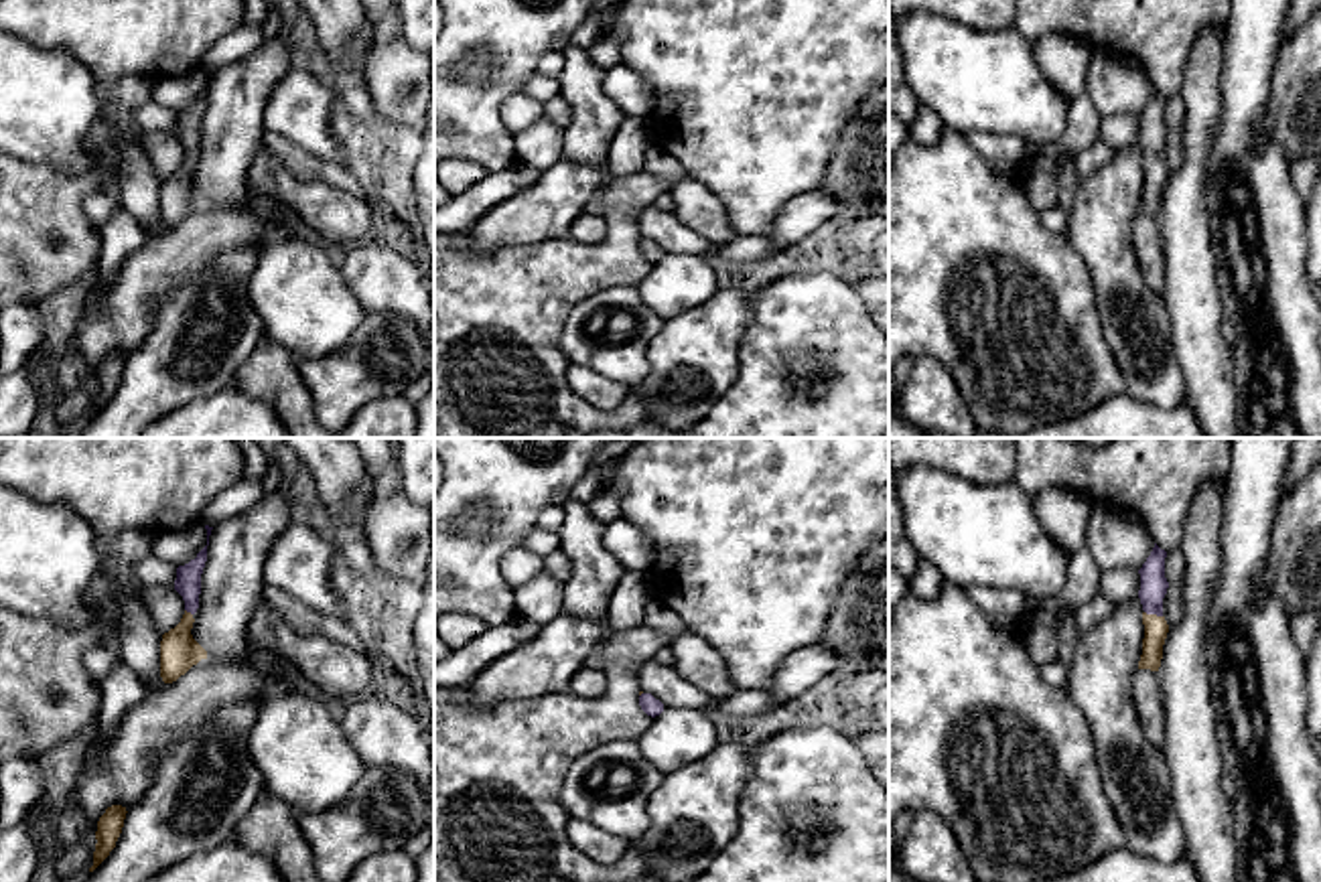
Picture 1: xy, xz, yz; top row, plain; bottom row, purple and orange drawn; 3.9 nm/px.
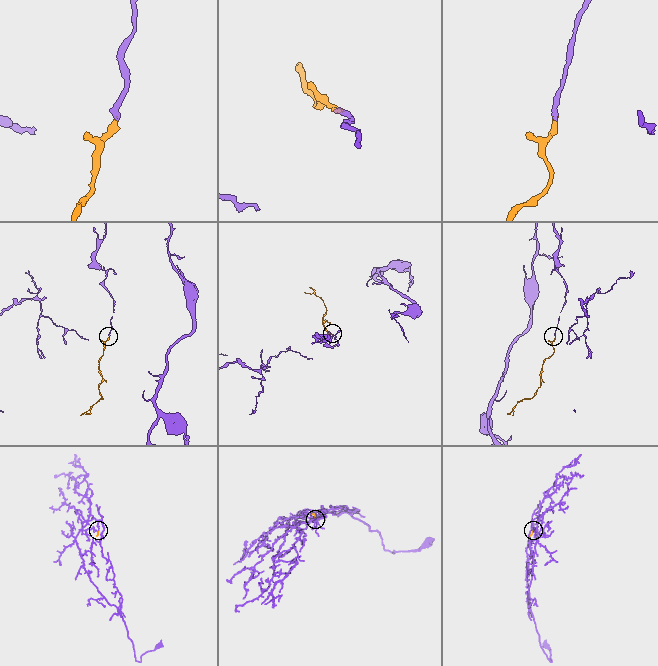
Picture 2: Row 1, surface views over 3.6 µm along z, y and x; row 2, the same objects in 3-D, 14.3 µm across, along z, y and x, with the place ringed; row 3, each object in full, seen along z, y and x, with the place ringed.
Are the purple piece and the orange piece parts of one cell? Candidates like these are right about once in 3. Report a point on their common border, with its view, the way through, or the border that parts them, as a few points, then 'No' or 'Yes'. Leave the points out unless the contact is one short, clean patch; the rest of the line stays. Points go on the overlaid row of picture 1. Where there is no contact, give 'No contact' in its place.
Touches purple at yz (1153, 613). Path across: yz (1153, 584), (1153, 613), (1155, 627). Yes

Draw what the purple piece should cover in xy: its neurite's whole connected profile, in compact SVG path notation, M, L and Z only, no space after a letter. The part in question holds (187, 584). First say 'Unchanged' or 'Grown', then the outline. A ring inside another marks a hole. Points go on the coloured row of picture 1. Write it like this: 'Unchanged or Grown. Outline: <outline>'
Grown. Outline: M207 545L185 566L177 568L175 590L185 600L185 614L181 622L162 635L160 641L160 677L164 683L177 681L201 659L207 659L207 651L193 639L193 614L199 608L201 574L207 562Z

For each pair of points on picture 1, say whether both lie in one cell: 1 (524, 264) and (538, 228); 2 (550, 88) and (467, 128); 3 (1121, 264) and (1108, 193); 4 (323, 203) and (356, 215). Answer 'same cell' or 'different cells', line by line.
1: different cells
2: different cells
3: same cell
4: same cell

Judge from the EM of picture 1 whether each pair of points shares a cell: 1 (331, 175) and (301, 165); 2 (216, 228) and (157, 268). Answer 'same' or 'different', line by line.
1: same
2: same

